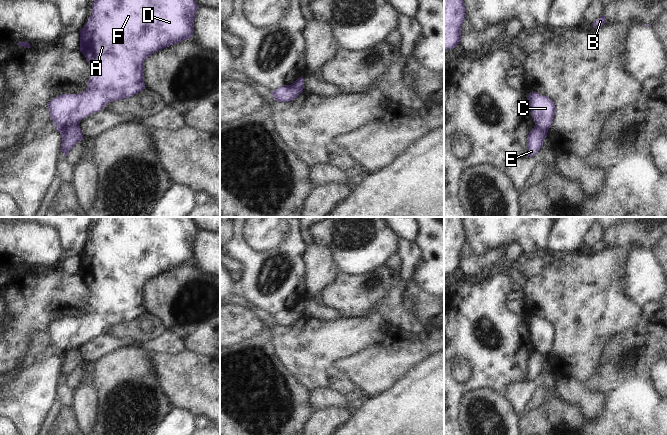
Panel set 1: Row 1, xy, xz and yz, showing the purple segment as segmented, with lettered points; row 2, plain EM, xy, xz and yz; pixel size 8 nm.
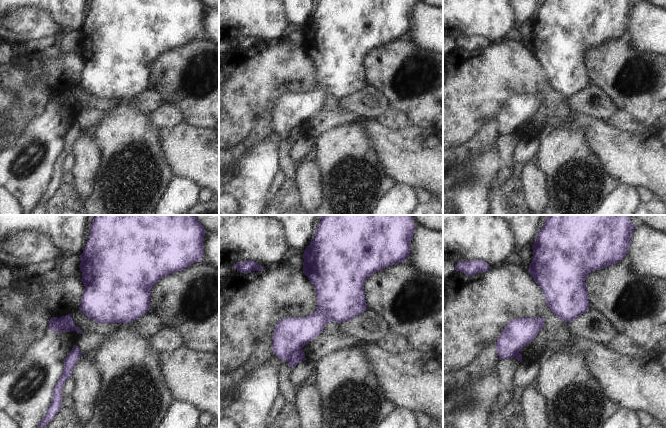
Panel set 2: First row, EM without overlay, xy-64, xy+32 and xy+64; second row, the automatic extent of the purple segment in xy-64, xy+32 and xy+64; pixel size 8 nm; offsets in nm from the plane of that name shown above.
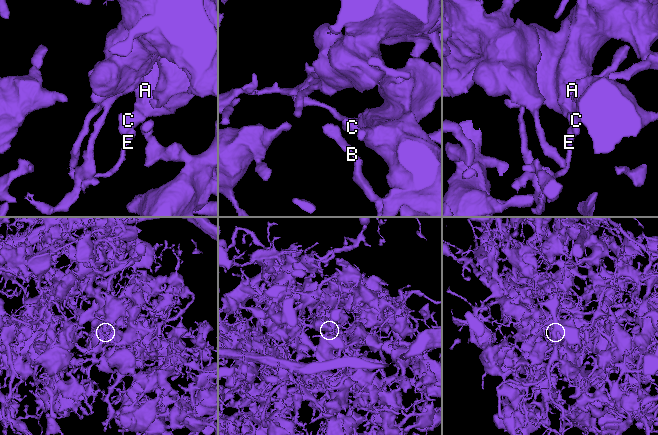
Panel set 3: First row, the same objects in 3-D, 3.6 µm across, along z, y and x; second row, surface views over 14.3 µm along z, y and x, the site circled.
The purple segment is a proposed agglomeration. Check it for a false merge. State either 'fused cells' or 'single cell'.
fused cells

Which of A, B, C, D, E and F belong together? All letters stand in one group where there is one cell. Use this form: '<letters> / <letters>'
A B C D F / E

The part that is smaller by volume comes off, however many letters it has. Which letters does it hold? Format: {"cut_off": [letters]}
{"cut_off": ["E"]}

